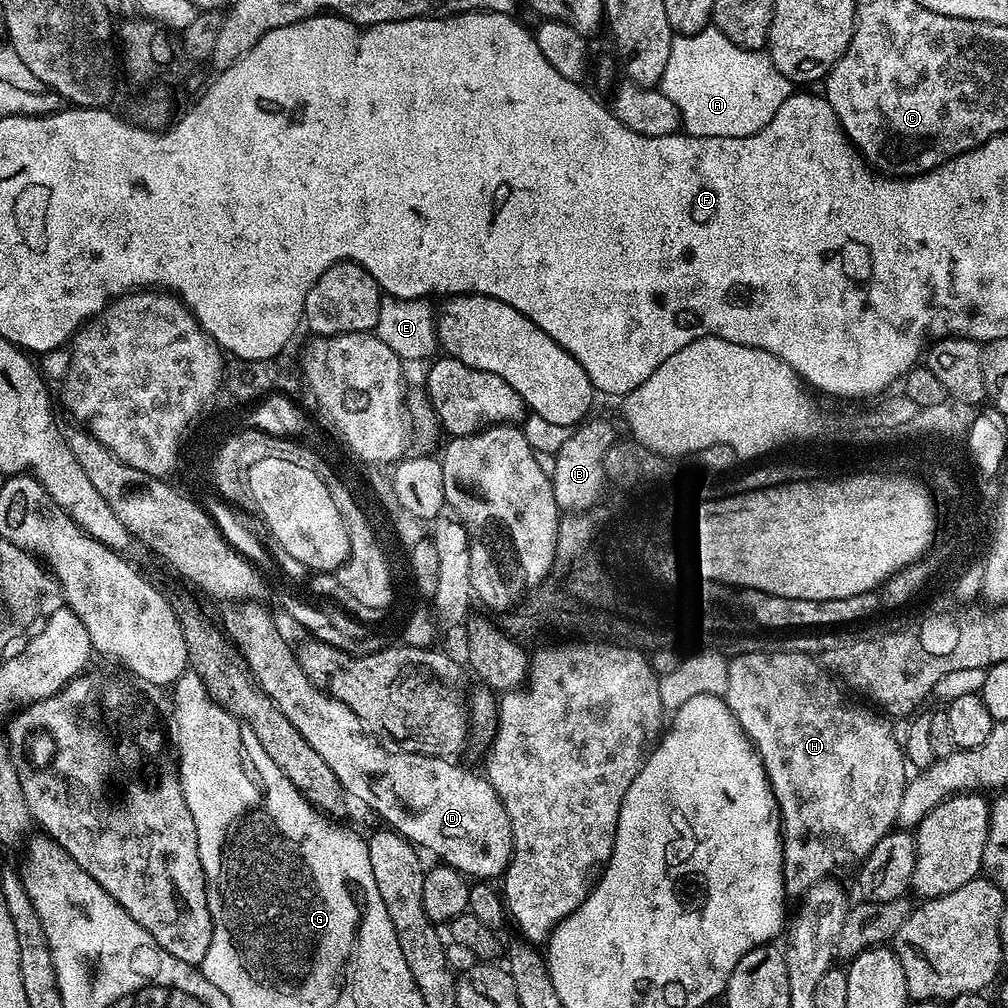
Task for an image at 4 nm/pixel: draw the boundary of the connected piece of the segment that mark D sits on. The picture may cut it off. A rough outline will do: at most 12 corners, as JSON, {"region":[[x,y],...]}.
{"region":[[258,602],[223,631],[349,797],[468,878],[503,877],[506,808],[392,750],[306,678]]}

